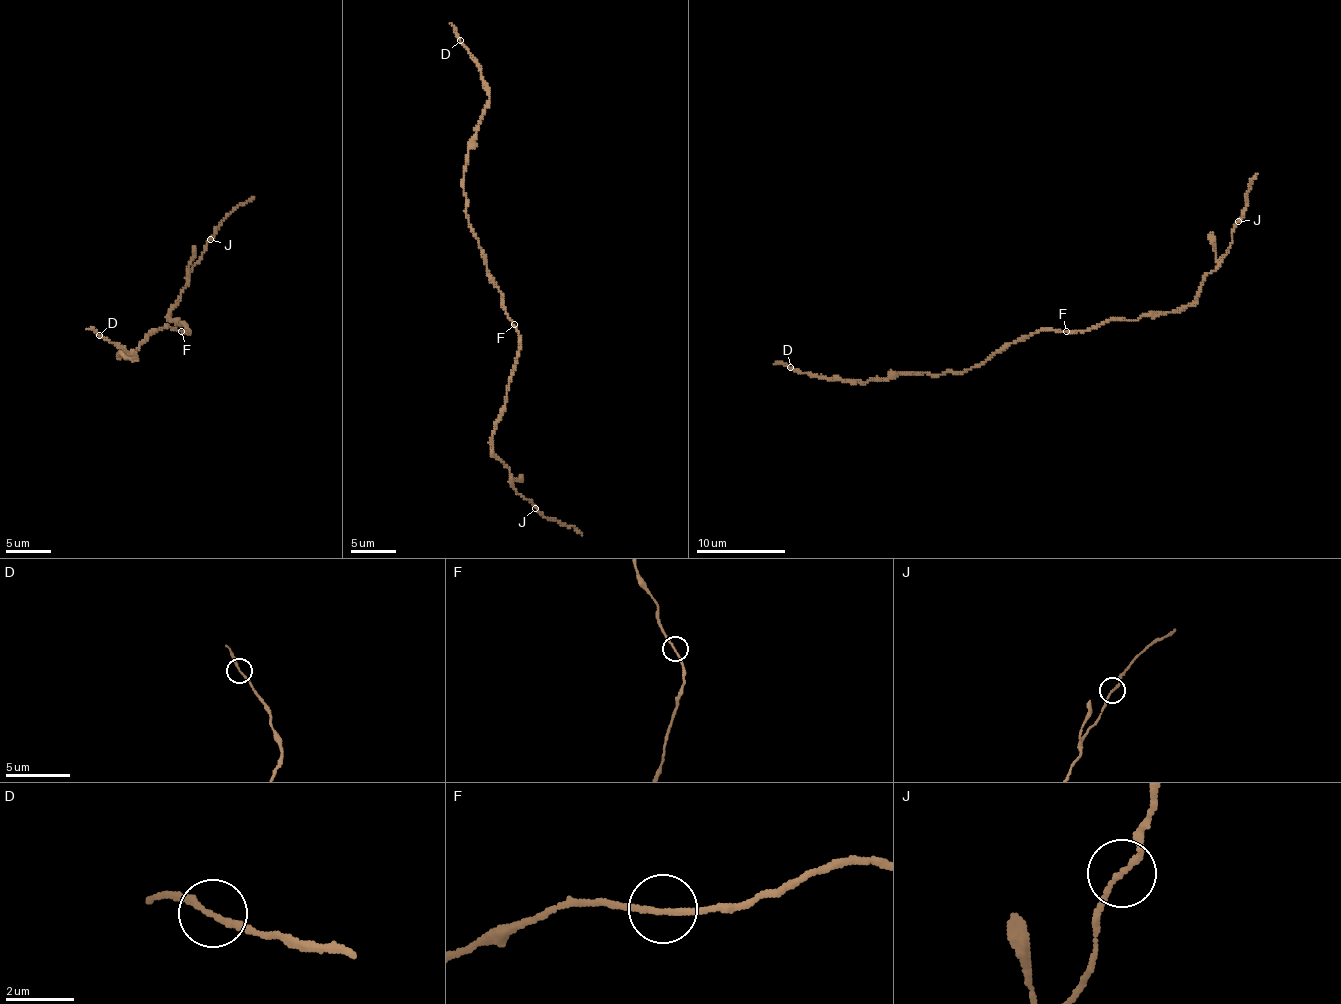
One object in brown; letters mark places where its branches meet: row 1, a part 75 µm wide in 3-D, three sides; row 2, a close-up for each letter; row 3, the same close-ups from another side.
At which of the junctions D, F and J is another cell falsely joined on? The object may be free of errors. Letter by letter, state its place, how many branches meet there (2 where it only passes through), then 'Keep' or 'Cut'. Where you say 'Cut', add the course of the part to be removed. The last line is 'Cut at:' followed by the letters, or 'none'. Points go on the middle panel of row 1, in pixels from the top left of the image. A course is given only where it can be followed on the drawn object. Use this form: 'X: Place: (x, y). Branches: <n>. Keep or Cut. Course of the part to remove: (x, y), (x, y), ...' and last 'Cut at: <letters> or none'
D: Place: (460, 40). Branches: 2. Keep
F: Place: (514, 324). Branches: 2. Keep
J: Place: (535, 508). Branches: 2. Keep
Cut at: none

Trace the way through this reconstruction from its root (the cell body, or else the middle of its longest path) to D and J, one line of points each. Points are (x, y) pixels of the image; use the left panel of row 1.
D: (170, 327), (156, 329), (148, 334), (125, 357), (120, 357), (118, 353), (130, 359), (137, 355), (99, 335)
J: (170, 327), (189, 331), (169, 316), (186, 288), (187, 271), (200, 259), (209, 240)

